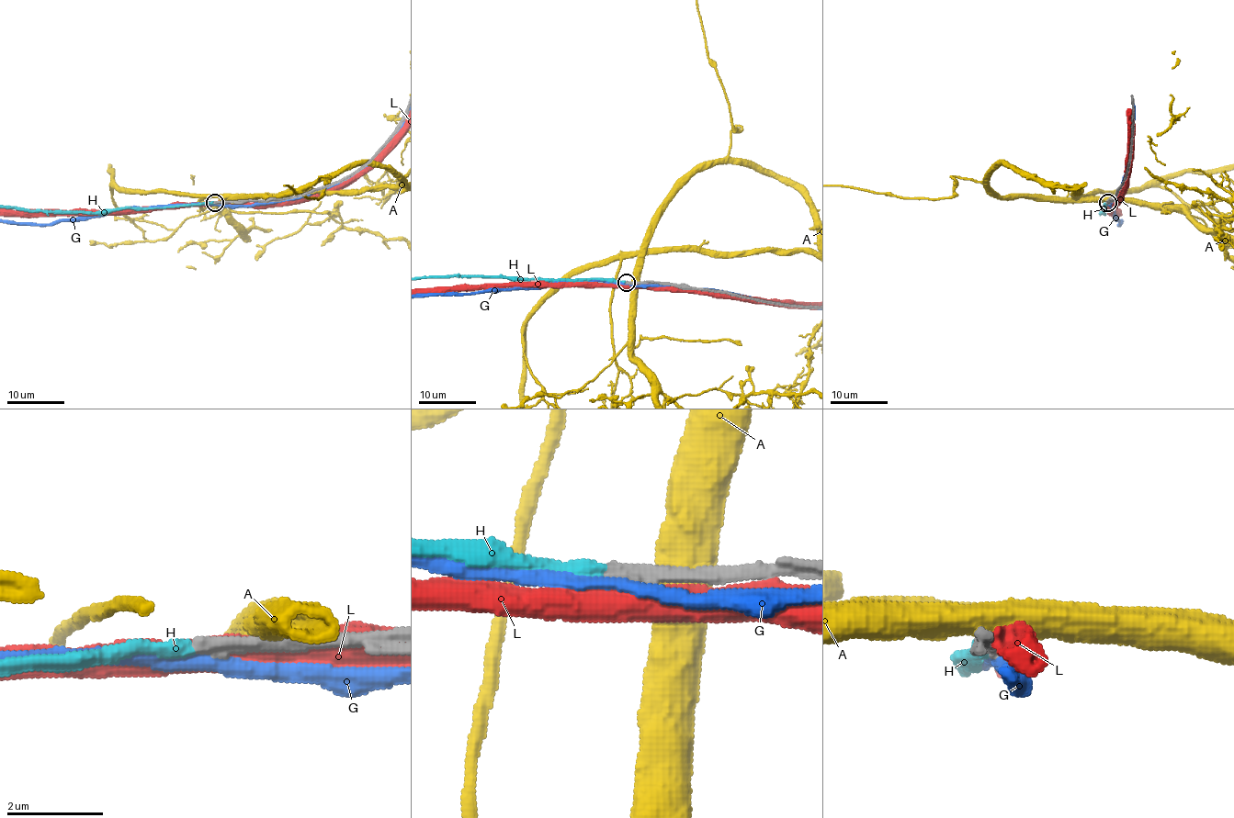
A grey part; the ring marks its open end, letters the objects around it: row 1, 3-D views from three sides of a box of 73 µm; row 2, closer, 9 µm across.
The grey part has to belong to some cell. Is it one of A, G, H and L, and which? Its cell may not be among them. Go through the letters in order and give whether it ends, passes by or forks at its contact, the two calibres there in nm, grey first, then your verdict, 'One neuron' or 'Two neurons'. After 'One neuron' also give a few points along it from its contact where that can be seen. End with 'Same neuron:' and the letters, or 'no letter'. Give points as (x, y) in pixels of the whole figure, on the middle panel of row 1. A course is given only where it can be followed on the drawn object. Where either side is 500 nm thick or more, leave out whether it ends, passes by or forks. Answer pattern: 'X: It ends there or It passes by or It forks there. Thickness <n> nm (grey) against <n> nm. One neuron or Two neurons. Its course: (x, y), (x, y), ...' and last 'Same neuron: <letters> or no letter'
A: Thickness 280 nm (grey) against 600 nm. Two neurons
G: It passes by. Thickness 380 nm (grey) against 280 nm. Two neurons
H: It ends there. Thickness 340 nm (grey) against 280 nm. One neuron
L: Thickness 340 nm (grey) against 550 nm. Two neurons
Same neuron: H

